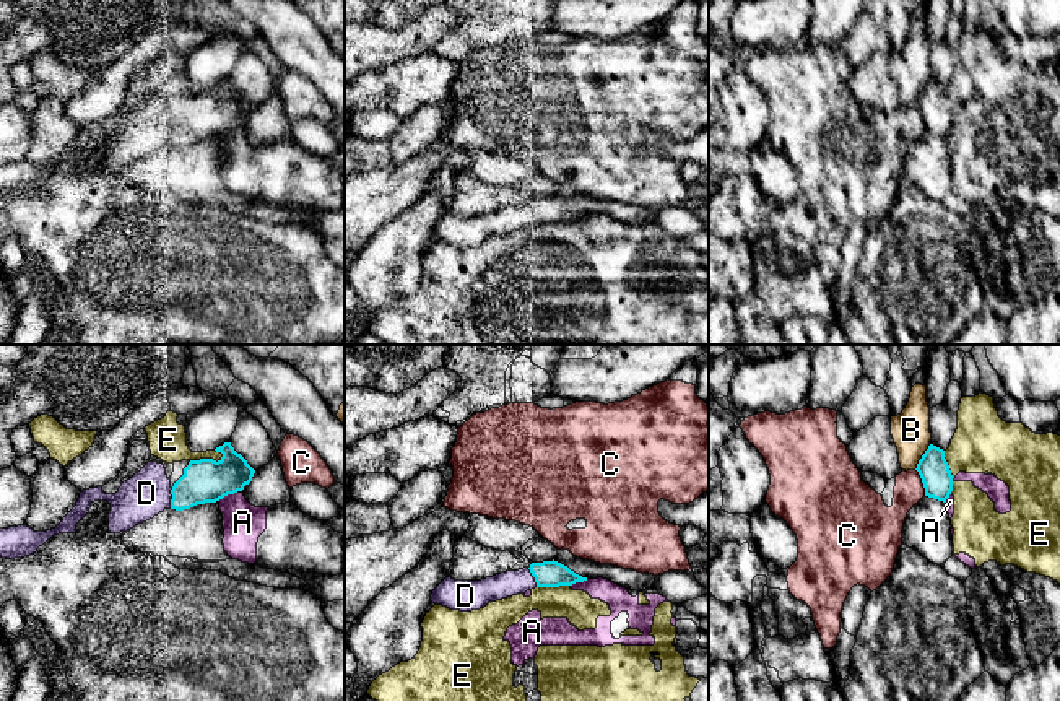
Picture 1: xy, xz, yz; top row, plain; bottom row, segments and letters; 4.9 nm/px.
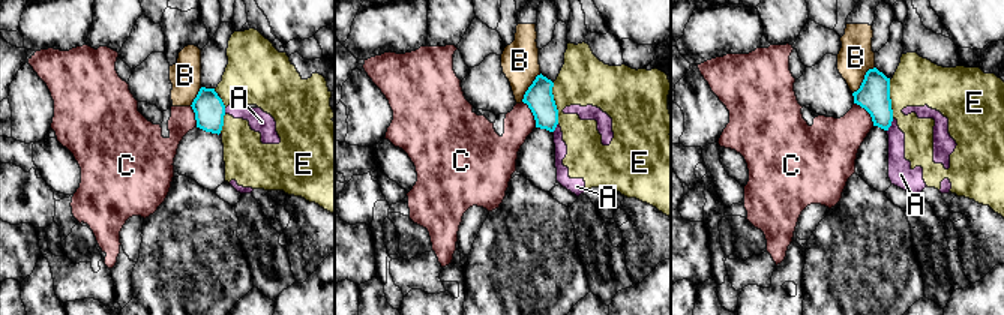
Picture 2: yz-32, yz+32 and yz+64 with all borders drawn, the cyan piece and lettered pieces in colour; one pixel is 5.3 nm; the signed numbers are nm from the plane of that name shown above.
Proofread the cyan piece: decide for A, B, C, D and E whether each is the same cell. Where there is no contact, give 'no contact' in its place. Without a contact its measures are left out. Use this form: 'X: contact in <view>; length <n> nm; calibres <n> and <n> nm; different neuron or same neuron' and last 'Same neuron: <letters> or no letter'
A: contact in xy; length 110 nm; calibres 220 and 200 nm; different neuron
B: contact in yz; length 150 nm; calibres 150 and 190 nm; different neuron
C: contact in yz; length 140 nm; calibres 150 and 150 nm; different neuron
D: contact in xz; length 110 nm; calibres 130 and 130 nm; same neuron
E: contact in xy; length 170 nm; calibres 220 and 190 nm; different neuron
Same neuron: D

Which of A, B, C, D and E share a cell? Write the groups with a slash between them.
A E / B / C / D

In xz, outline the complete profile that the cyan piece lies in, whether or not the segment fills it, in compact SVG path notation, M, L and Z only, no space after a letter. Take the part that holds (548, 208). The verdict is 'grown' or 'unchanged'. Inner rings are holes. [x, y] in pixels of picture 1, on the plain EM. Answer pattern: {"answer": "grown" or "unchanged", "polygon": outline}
{"answer": "grown", "polygon": "M553 195L532 198L519 207L509 205L481 216L455 216L449 211L432 226L431 237L450 246L471 247L535 223L572 221L584 216L587 213Z"}

